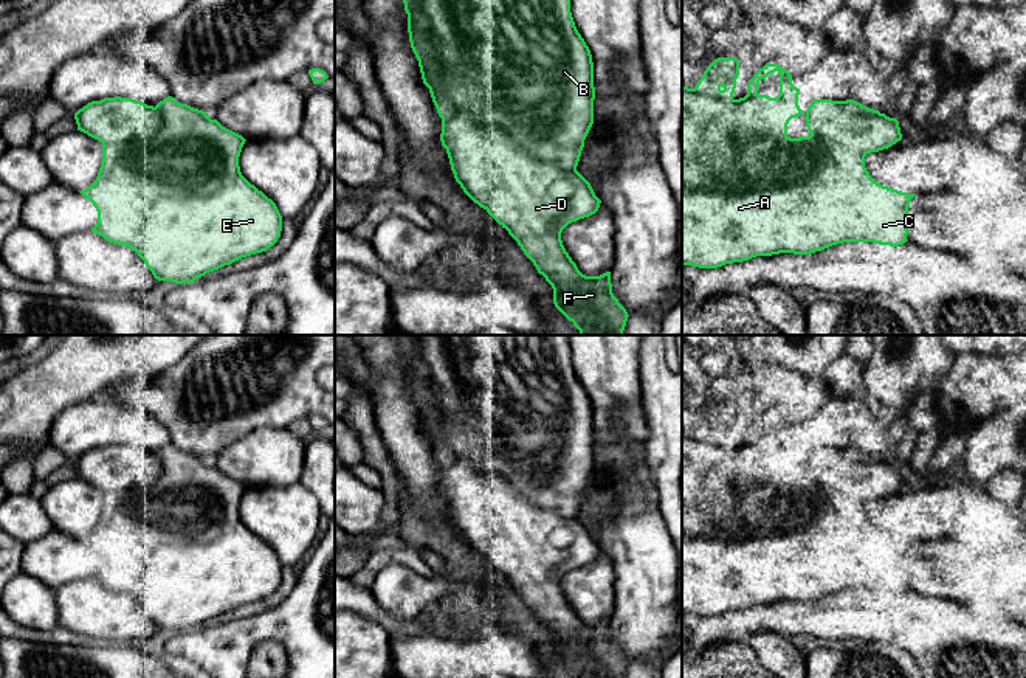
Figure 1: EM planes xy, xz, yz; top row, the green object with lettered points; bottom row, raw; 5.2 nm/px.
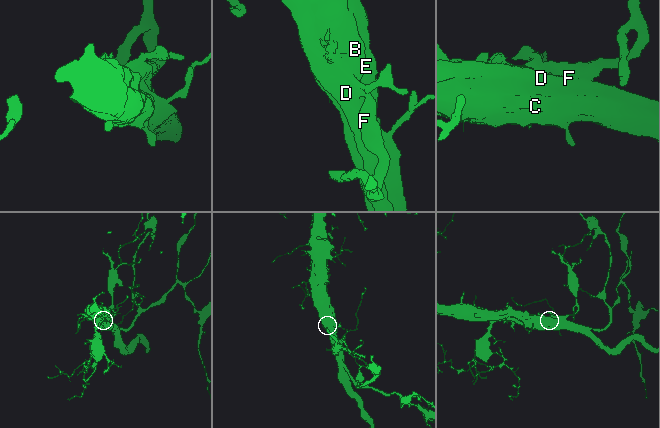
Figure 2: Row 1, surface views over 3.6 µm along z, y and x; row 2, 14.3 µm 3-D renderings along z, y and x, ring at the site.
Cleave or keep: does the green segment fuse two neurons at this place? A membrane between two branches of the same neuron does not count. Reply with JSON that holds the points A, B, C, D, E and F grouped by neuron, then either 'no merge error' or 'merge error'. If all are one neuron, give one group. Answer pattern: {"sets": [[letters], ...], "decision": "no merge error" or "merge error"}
{"sets": [["A", "B", "C", "E"], ["D", "F"]], "decision": "merge error"}

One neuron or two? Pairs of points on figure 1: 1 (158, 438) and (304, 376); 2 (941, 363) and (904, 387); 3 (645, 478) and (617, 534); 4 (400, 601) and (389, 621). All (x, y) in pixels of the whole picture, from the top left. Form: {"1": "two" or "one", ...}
{"1": "two", "2": "one", "3": "two", "4": "two"}

